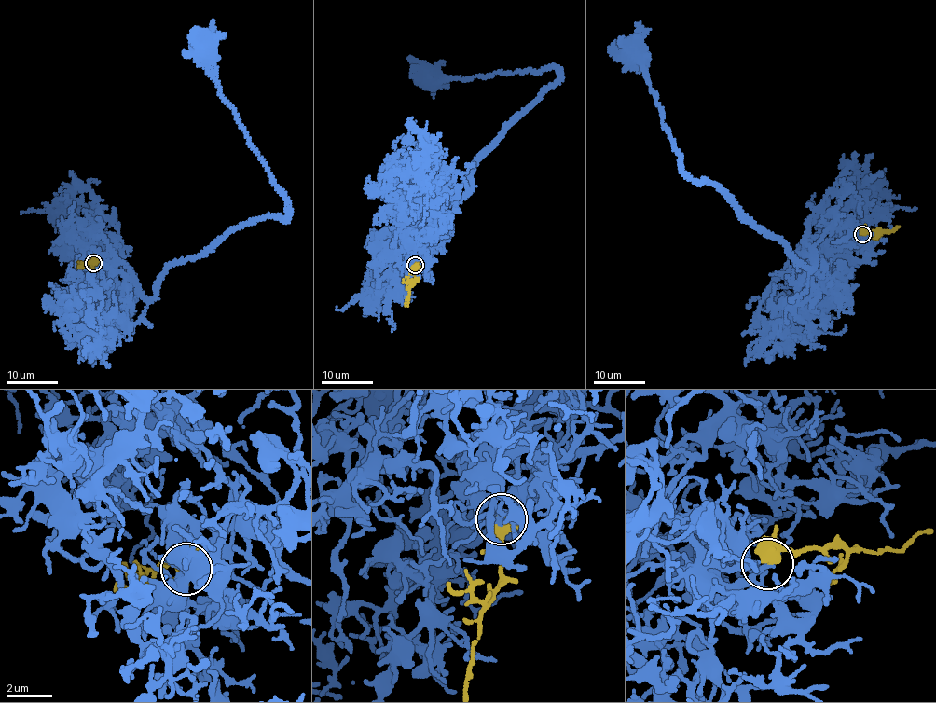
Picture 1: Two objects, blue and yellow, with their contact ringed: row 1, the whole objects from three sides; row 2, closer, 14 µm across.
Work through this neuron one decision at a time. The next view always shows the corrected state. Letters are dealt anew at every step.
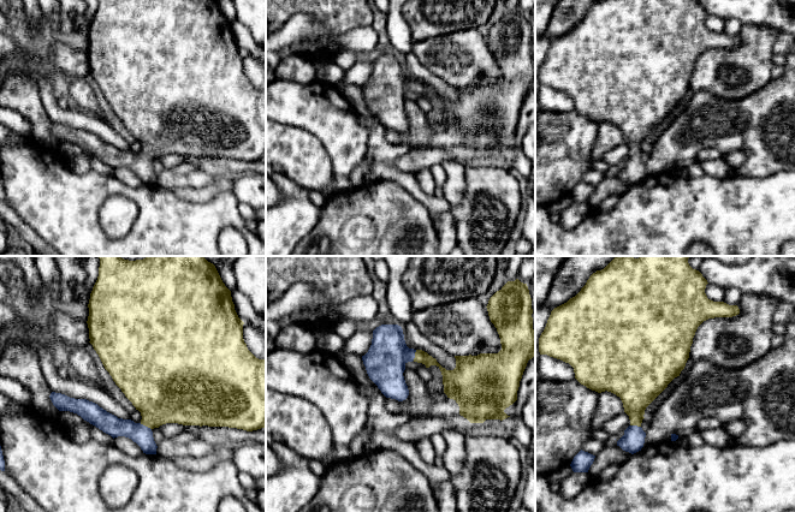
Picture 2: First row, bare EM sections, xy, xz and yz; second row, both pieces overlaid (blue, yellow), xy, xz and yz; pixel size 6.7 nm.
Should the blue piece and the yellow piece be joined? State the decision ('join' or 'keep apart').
join

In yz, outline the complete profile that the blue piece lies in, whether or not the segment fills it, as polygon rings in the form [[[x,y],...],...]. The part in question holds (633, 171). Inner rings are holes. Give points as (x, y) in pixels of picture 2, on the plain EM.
[[[601,0],[589,7],[586,16],[575,28],[551,42],[546,58],[539,69],[540,85],[547,85],[569,94],[574,99],[575,109],[587,119],[598,124],[607,121],[621,129],[624,143],[629,147],[630,156],[617,172],[617,177],[625,183],[634,185],[643,178],[646,163],[642,161],[641,154],[645,149],[645,141],[684,100],[698,58],[708,49],[732,48],[740,44],[737,36],[729,36],[724,32],[713,32],[708,30],[705,24],[707,14],[707,11],[696,0]]]

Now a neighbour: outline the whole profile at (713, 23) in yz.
[[[707,14],[705,19],[705,24],[708,30],[713,32],[722,32],[723,31],[723,19],[716,17],[713,14]]]

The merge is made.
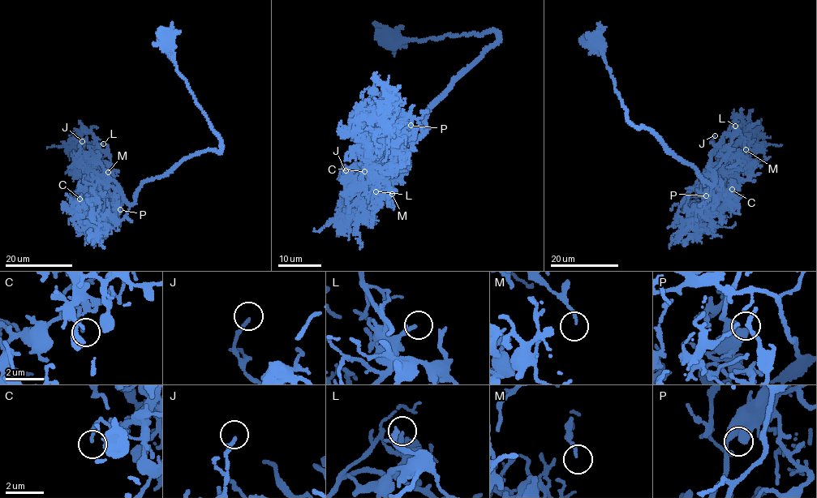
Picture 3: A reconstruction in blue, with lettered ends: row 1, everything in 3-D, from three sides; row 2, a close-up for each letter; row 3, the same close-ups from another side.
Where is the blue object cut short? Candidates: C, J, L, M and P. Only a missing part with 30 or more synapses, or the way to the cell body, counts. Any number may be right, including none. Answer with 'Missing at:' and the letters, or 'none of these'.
Missing at: none of these

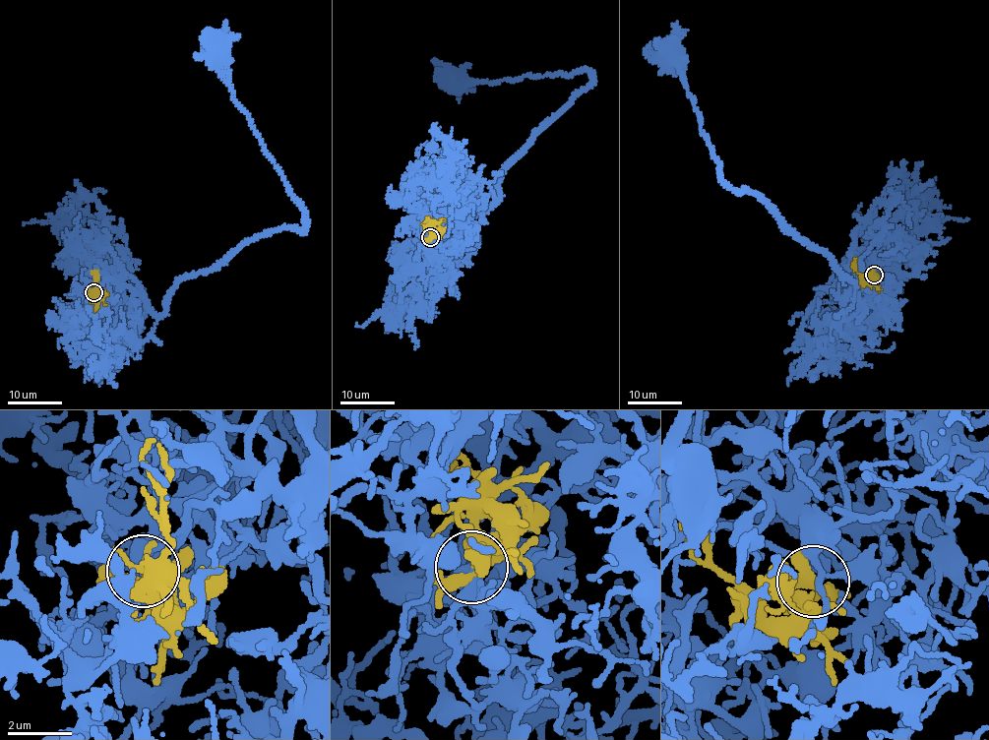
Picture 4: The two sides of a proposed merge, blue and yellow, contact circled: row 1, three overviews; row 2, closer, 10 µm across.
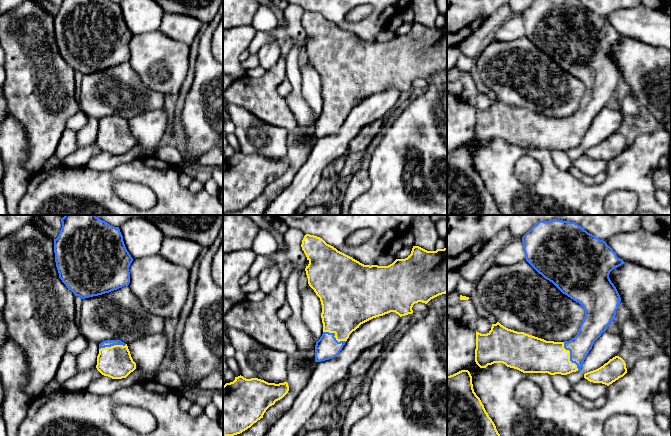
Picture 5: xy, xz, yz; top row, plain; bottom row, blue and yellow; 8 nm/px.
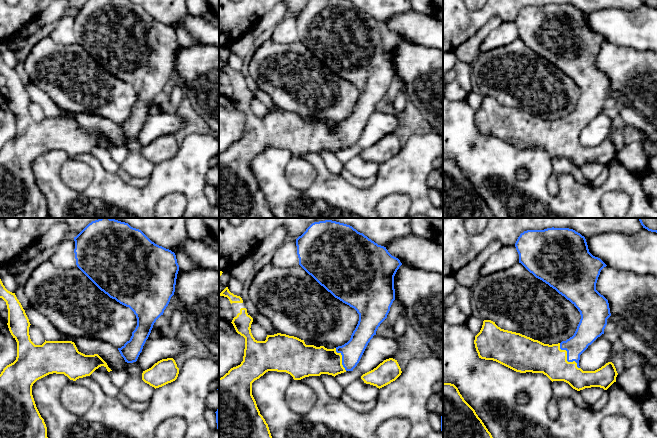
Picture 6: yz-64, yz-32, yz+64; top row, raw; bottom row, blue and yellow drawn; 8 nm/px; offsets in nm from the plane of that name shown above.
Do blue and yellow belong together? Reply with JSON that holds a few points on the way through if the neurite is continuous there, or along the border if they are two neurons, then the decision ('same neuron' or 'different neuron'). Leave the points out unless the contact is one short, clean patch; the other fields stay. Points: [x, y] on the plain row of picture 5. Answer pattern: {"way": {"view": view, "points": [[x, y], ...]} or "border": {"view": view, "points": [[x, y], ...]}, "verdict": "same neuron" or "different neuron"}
{"way": {"view": "yz", "points": [[579, 122], [570, 132], [539, 132]]}, "verdict": "same neuron"}

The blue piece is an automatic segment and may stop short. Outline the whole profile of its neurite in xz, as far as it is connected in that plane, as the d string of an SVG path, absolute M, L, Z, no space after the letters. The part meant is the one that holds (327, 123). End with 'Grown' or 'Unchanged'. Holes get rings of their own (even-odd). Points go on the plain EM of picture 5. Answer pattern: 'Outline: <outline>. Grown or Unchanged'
Outline: M310 10L304 12L301 23L309 37L305 44L308 60L320 74L322 81L323 110L315 121L315 138L338 132L349 111L361 100L390 88L395 88L400 93L412 90L415 79L427 80L431 75L447 69L447 22L436 27L413 22L407 34L396 35L388 42L364 41L327 20L322 14Z. Grown

